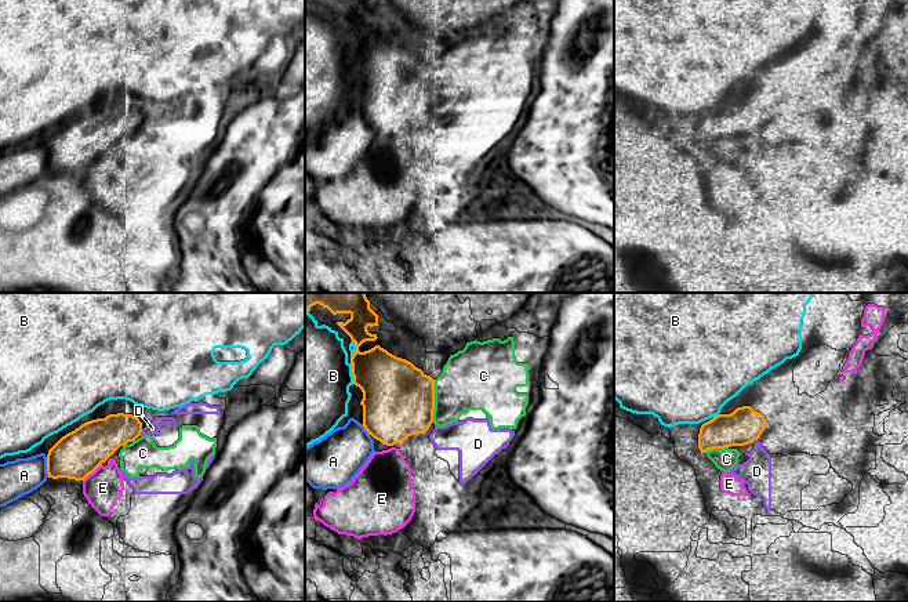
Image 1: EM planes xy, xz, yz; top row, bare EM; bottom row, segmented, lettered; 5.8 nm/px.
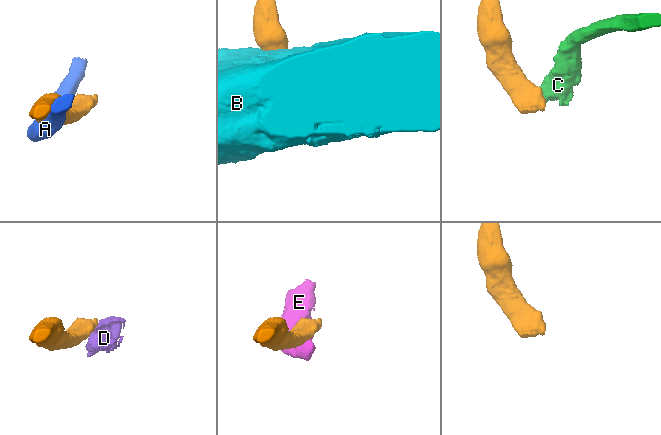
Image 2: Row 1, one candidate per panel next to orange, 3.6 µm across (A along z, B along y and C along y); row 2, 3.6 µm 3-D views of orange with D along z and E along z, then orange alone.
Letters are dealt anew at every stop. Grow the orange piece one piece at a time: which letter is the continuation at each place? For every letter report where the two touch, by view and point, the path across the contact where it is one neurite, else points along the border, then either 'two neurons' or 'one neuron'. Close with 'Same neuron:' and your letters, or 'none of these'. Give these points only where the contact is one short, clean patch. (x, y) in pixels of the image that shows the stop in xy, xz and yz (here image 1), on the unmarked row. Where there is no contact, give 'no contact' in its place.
A: meets orange in xy at (47, 158); two neurons
B: meets orange in xz at (352, 64); two neurons
C: meets orange in xz at (433, 91); two neurons
D: meets orange in xy at (141, 122); two neurons
E: meets orange in xy at (91, 163); border along xy (101, 155), (83, 171); two neurons
Same neuron: none of these

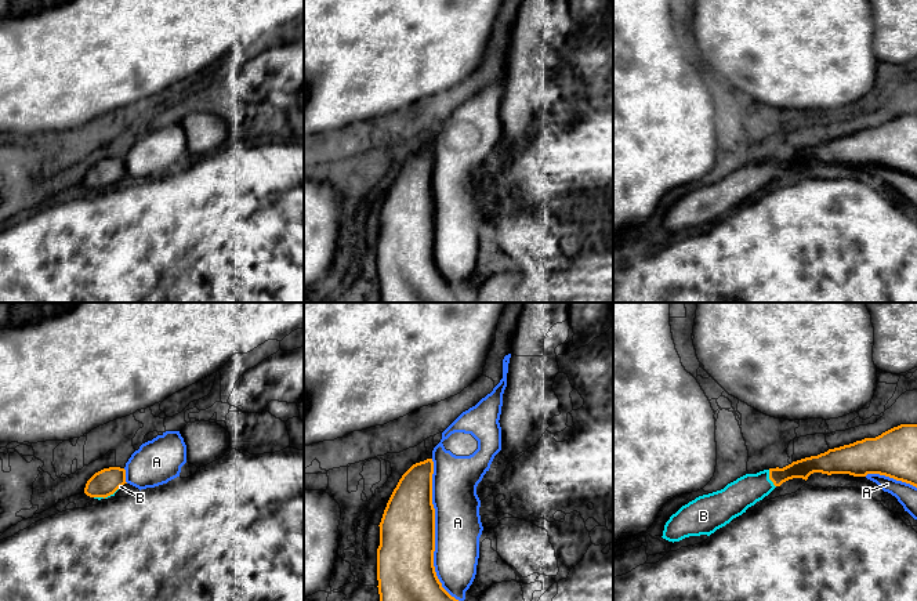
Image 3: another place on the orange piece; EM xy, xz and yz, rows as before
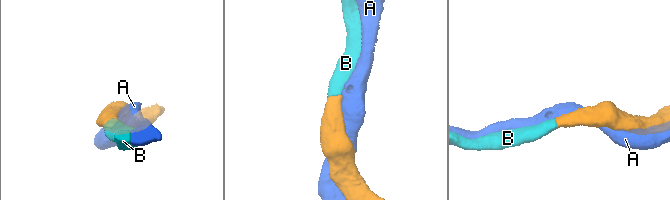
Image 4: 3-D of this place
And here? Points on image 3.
A: meets orange in xz at (434, 223); two neurons
B: meets orange in yz at (769, 169); runs through yz (803, 159), (769, 169), (740, 184), (734, 191); one neuron
Same neuron: B

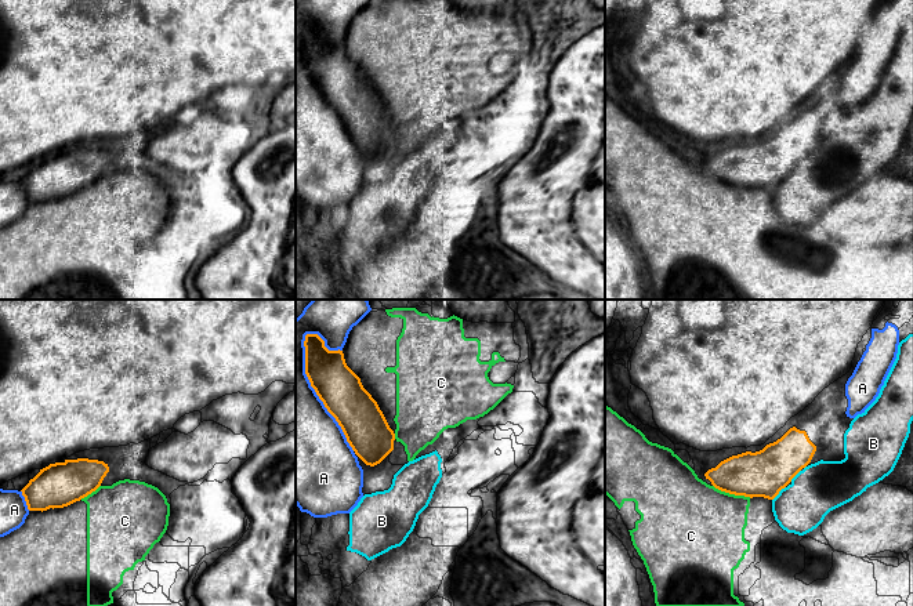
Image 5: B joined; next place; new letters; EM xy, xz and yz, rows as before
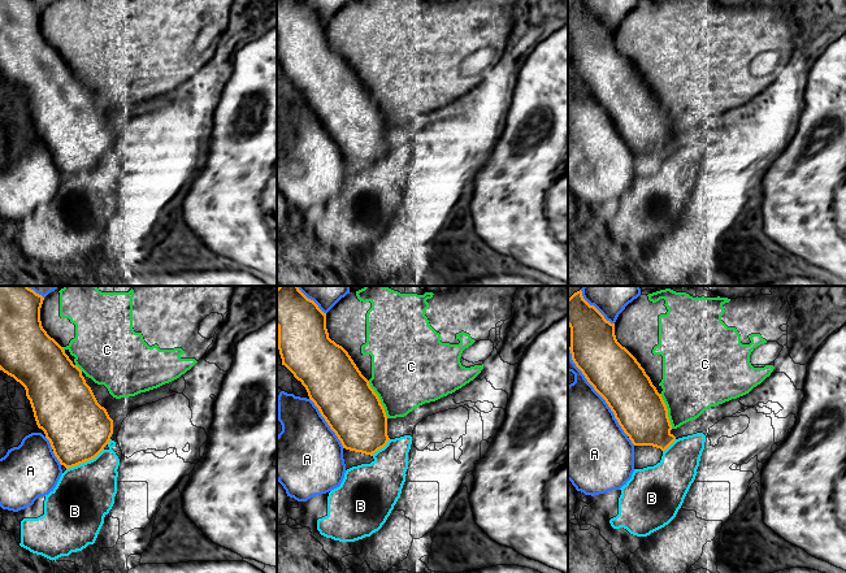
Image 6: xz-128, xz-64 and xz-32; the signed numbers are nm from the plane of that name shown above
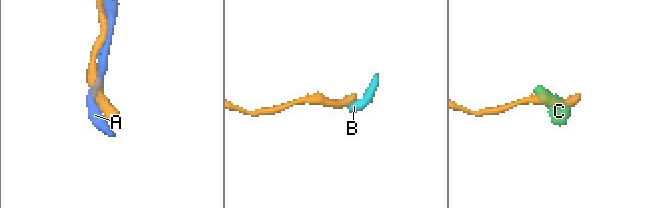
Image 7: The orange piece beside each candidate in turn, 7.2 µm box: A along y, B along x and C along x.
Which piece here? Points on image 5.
A: meets orange in xz at (315, 82); two neurons
B: meets orange in yz at (778, 184); border along yz (785, 177), (772, 191); two neurons
C: meets orange in yz at (732, 184); two neurons
Same neuron: none of these

